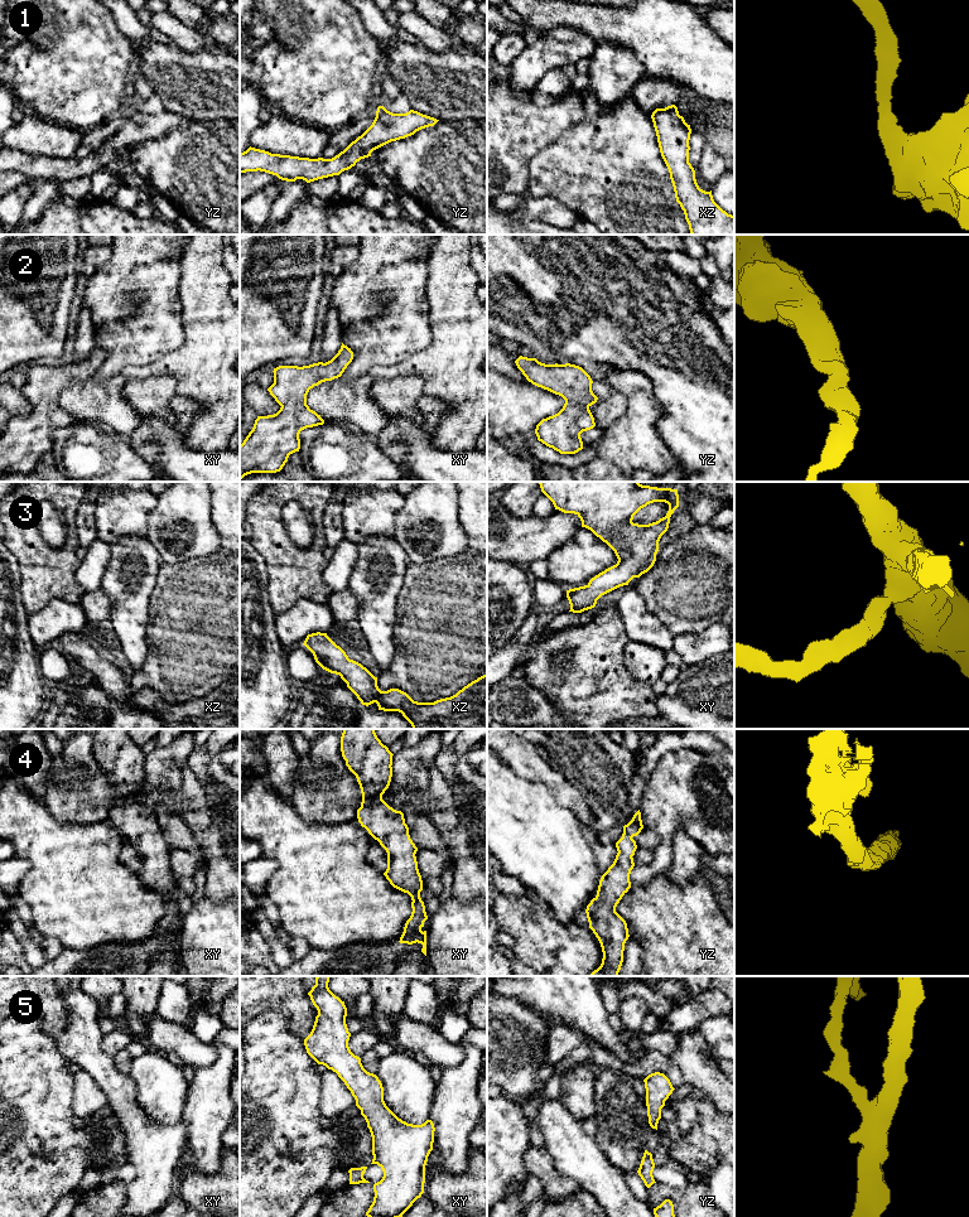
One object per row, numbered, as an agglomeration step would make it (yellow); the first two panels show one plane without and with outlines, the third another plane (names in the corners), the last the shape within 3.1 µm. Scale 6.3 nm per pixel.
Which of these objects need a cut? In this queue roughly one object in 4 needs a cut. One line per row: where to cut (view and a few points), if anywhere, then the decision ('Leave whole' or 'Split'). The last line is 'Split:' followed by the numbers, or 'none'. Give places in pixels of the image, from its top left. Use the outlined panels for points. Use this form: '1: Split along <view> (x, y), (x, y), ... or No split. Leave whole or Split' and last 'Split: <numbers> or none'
1: No split. Leave whole
2: No split. Leave whole
3: No split. Leave whole
4: No split. Leave whole
5: No split. Leave whole
Split: none

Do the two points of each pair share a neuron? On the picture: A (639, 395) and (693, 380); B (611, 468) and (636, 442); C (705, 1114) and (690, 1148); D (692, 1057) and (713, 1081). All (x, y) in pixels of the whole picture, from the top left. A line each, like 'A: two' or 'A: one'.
A: two
B: one
C: one
D: one

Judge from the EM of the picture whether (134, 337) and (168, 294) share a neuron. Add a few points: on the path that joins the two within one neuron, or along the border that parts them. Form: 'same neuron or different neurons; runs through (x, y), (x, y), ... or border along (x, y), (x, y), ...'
same neuron; runs through (135, 327), (158, 304)

